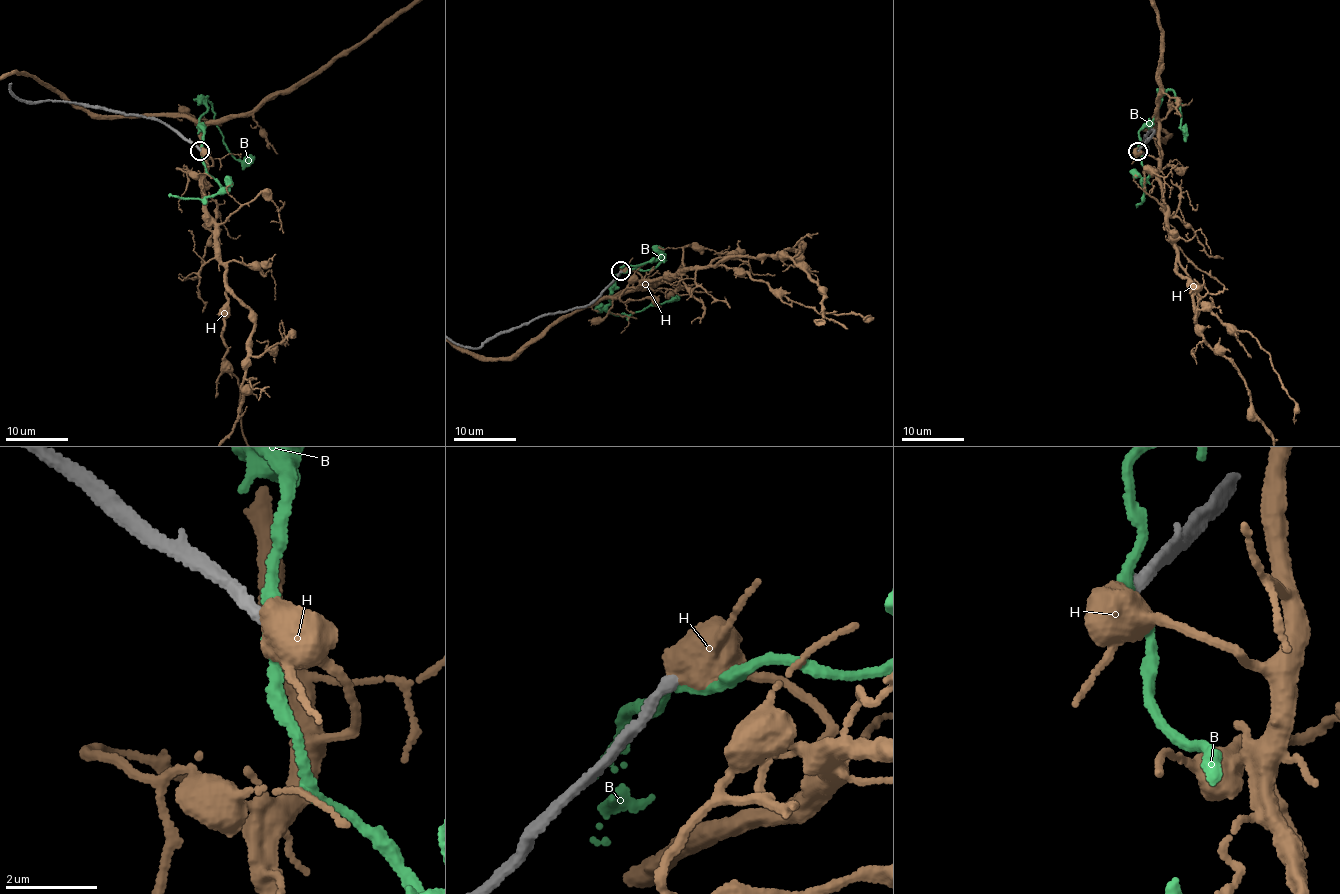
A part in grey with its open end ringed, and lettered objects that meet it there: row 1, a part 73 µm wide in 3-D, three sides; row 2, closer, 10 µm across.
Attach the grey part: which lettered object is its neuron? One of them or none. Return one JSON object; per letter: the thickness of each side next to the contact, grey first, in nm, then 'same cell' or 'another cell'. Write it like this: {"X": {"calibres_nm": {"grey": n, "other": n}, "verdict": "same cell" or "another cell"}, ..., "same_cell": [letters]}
{"B": {"calibres_nm": {"grey": 280, "other": 220}, "verdict": "another cell"}, "H": {"calibres_nm": {"grey": 260, "other": 800}, "verdict": "another cell"}, "same_cell": []}

